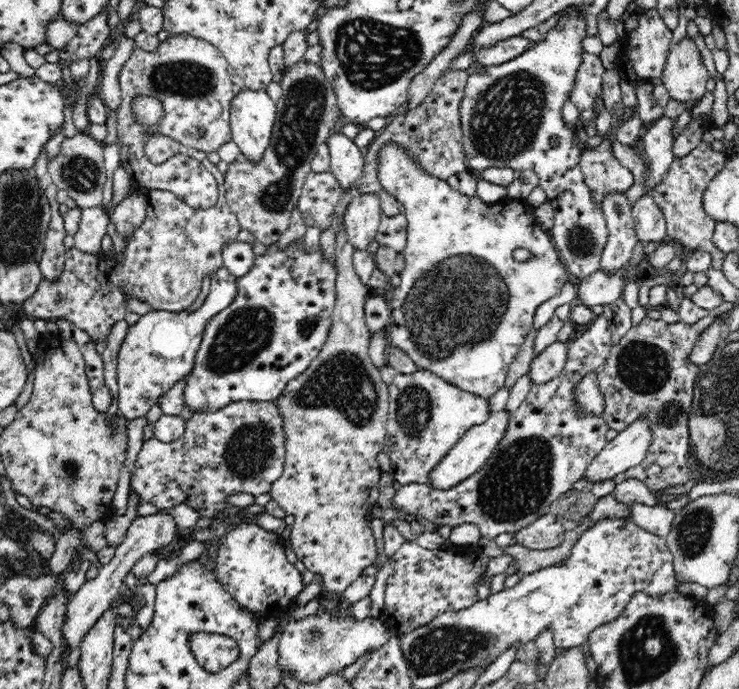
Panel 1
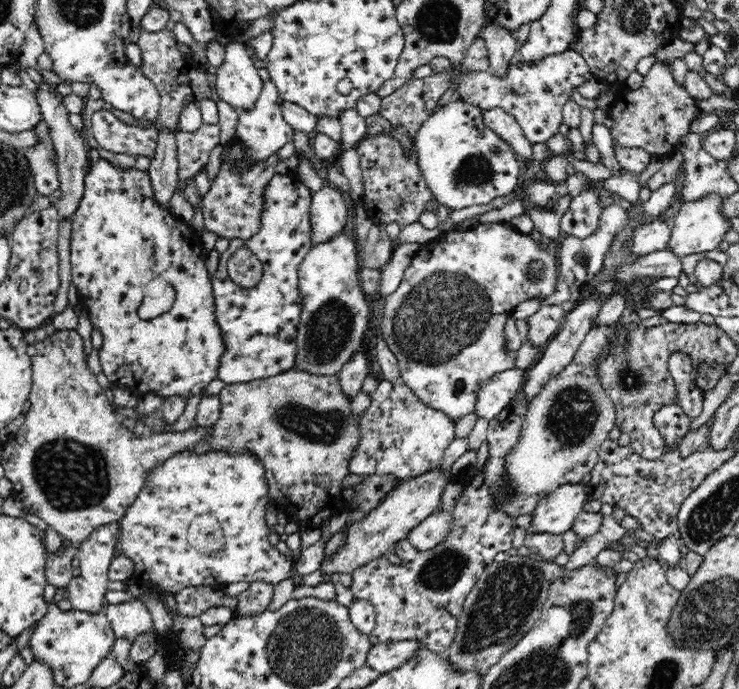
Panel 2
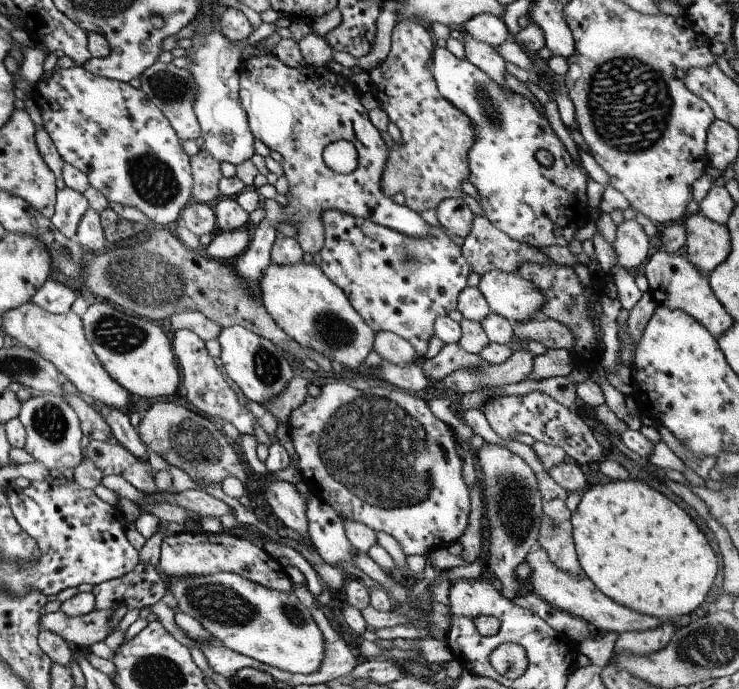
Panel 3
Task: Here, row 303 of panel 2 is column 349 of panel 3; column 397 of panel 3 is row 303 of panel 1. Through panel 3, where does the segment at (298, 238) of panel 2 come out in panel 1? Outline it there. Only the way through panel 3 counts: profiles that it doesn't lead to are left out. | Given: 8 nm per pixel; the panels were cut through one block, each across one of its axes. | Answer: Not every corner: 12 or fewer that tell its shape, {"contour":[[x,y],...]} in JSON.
{"contour":[[276,243],[204,328],[193,412],[274,401],[320,355],[336,268]]}

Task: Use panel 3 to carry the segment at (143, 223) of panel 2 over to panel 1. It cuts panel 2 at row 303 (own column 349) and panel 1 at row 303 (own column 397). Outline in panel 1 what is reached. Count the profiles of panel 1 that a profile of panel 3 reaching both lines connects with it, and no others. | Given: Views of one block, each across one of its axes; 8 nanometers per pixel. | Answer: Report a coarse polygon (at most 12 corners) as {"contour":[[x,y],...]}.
{"contour":[[213,274],[198,311],[155,310],[117,354],[118,407],[148,414],[192,372],[206,322],[238,296]]}

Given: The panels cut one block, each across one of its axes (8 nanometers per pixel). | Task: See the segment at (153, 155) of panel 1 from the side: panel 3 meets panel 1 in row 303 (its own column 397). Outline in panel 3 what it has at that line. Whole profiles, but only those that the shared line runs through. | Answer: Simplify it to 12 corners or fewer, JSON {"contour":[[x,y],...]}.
{"contour":[[396,22],[367,71],[399,131],[381,192],[463,196],[471,120],[437,90],[426,25]]}

